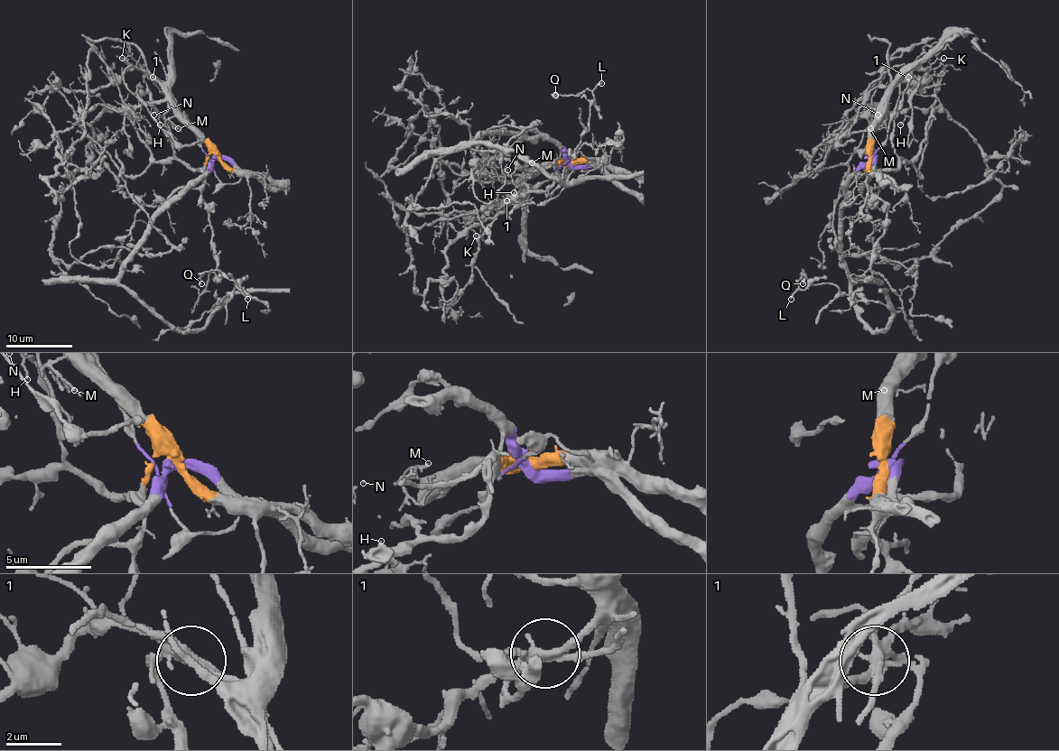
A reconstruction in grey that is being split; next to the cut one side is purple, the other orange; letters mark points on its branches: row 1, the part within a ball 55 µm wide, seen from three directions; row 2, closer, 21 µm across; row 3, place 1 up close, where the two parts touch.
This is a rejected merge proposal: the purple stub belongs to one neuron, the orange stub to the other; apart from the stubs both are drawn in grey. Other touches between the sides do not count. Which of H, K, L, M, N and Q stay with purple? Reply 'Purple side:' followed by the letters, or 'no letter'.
Purple side: L, Q

